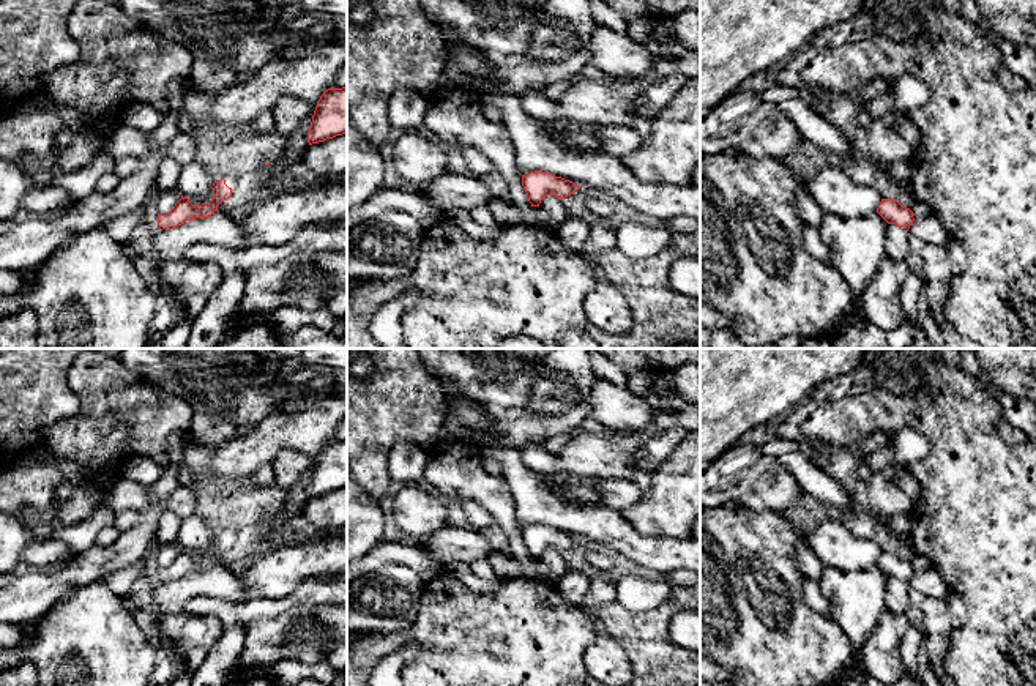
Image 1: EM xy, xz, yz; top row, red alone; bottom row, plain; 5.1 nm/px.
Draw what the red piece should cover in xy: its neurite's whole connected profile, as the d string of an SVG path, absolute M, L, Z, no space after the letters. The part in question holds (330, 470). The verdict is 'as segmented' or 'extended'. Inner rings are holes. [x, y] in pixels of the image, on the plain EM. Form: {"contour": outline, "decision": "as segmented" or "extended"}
{"contour": "M347 440L328 442L317 454L307 484L309 498L347 486Z", "decision": "as segmented"}

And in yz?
{"contour": "M881 552L877 566L888 576L904 582L910 582L913 577L913 565L902 560L896 552Z", "decision": "as segmented"}

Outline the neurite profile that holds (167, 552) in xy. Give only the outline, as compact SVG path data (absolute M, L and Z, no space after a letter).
M173 544L161 546L156 555L158 568L167 568L180 552L181 549L175 547Z

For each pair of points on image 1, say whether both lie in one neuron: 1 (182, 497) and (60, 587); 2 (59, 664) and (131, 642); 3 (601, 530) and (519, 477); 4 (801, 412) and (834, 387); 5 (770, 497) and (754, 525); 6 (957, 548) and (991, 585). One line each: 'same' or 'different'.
1: same
2: same
3: same
4: same
5: different
6: same

